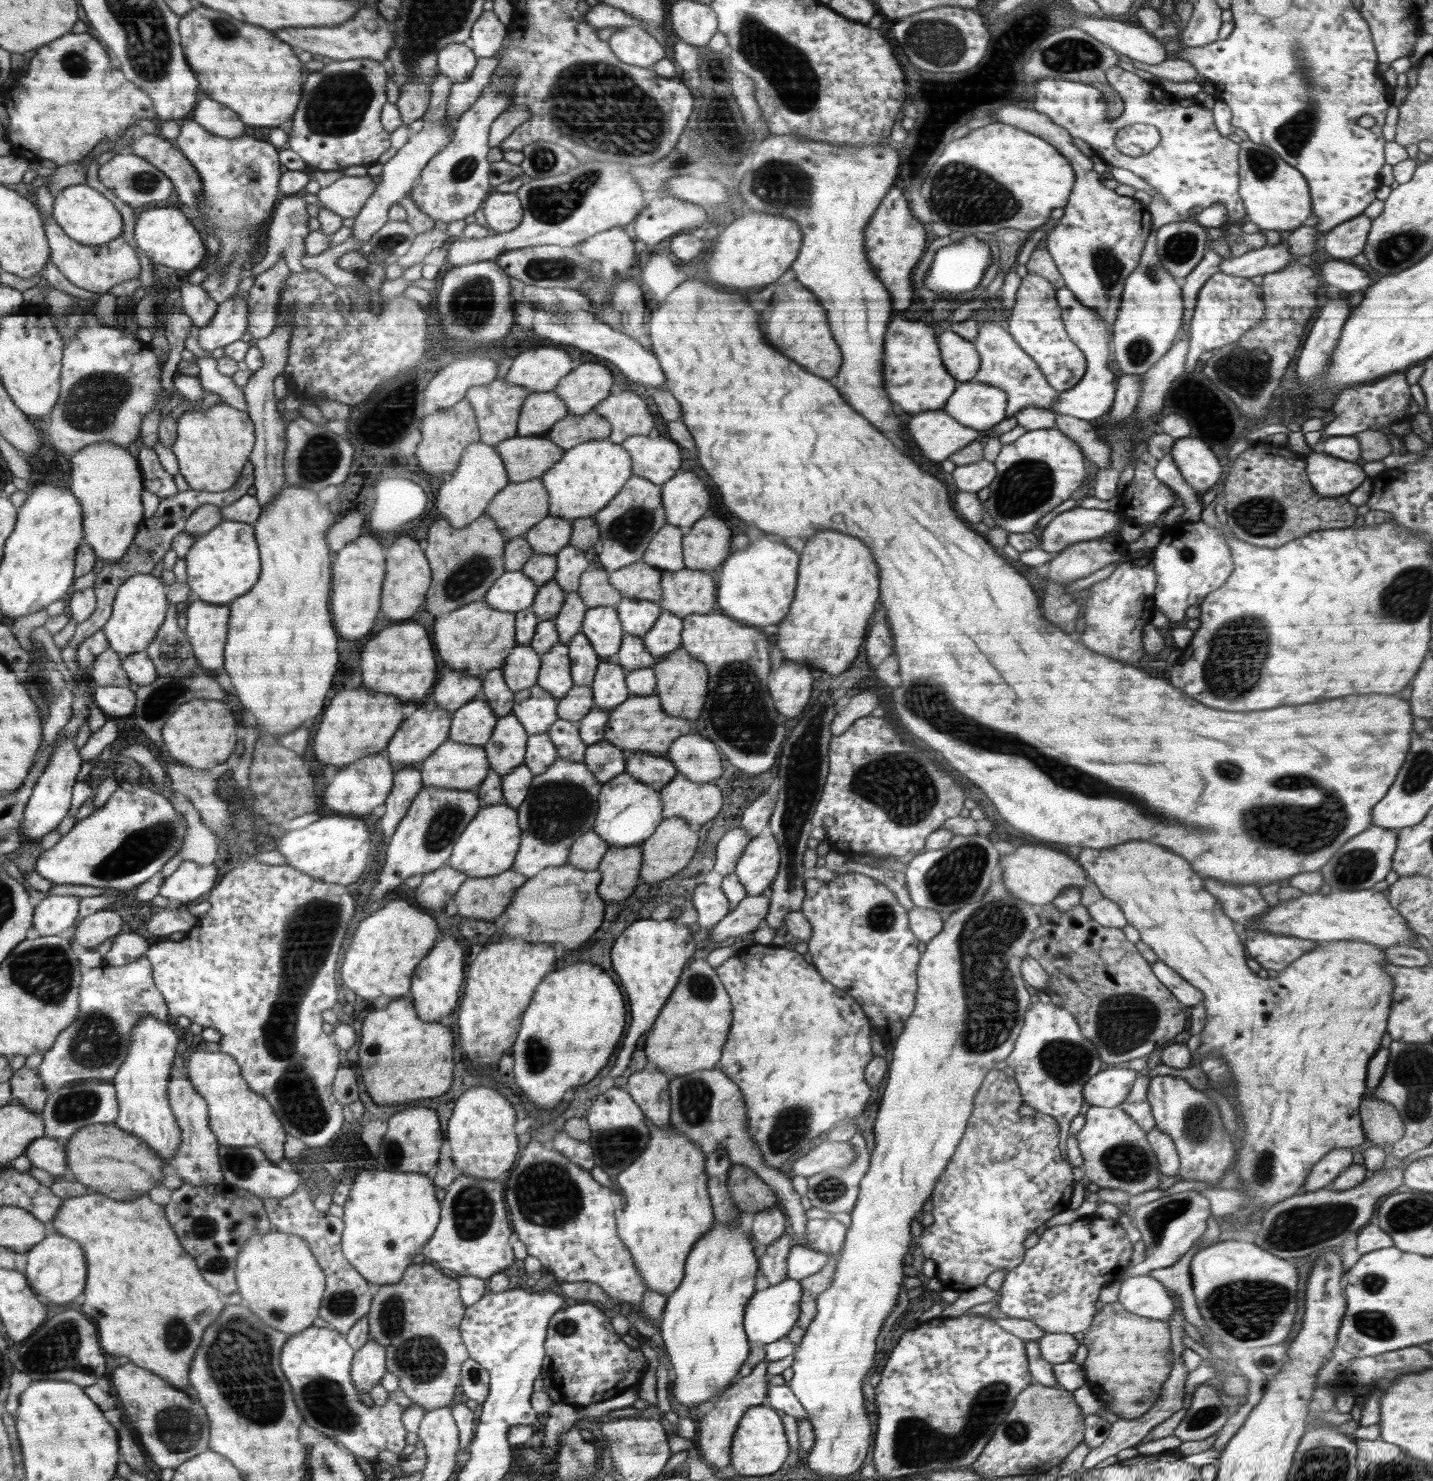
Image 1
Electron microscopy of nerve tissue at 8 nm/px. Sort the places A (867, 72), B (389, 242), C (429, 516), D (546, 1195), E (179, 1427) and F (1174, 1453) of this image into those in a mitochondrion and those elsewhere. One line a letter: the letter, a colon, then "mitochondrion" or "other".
A: other
B: mitochondrion
C: other
D: mitochondrion
E: mitochondrion
F: other

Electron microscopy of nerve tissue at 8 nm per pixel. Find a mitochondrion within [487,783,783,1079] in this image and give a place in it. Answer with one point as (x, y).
(537, 1058)

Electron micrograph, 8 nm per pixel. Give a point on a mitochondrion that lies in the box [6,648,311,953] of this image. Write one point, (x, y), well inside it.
(141, 847)

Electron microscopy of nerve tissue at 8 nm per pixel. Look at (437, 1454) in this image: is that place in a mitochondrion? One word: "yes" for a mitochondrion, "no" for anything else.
no

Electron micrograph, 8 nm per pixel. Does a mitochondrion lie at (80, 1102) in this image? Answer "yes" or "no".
yes

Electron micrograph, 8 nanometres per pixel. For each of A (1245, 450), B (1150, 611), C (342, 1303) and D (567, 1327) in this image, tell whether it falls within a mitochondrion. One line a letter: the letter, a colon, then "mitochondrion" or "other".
A: other
B: other
C: mitochondrion
D: mitochondrion

